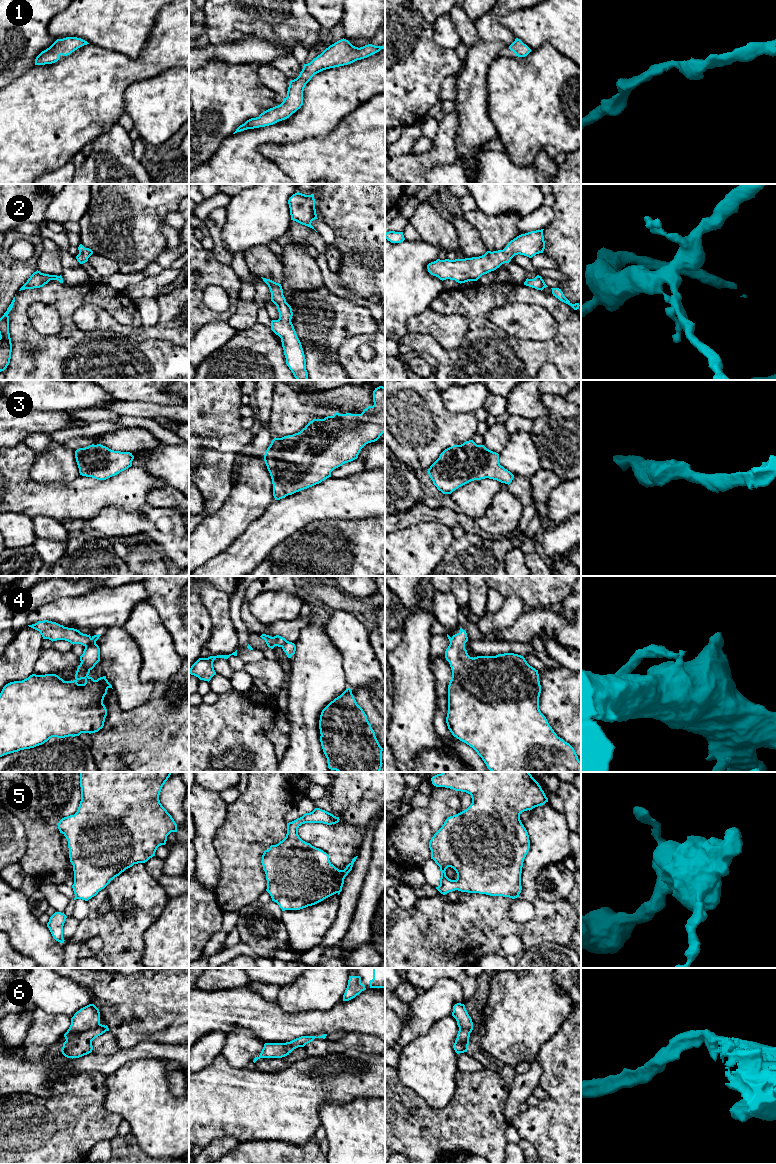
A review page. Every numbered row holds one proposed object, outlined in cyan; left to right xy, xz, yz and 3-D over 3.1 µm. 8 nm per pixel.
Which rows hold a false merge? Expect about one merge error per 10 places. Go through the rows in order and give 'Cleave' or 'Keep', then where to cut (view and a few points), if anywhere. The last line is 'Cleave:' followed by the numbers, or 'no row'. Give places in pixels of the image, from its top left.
1: Keep. No split
2: Keep. No split
3: Keep. No split
4: Cleave. Split along xy (91, 638), (85, 646)
5: Keep. No split
6: Keep. No split
Cleave: 4

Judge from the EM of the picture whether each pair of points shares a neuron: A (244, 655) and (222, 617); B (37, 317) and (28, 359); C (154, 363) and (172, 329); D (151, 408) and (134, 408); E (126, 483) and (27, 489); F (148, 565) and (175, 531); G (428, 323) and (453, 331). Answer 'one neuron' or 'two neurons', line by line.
A: two neurons
B: two neurons
C: two neurons
D: one neuron
E: one neuron
F: two neurons
G: one neuron

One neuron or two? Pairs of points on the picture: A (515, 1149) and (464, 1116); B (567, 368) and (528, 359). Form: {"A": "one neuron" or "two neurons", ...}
{"A": "two neurons", "B": "one neuron"}

